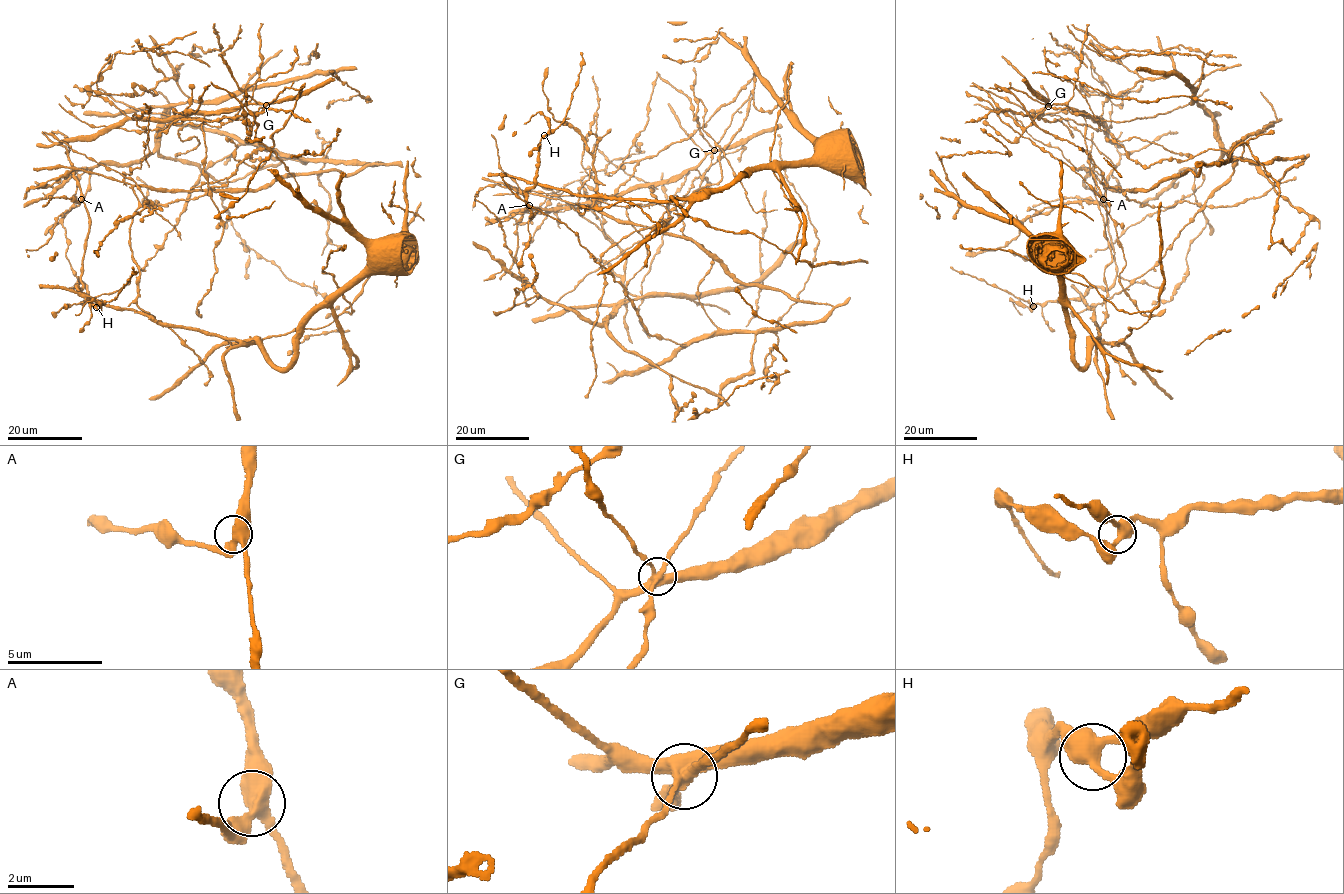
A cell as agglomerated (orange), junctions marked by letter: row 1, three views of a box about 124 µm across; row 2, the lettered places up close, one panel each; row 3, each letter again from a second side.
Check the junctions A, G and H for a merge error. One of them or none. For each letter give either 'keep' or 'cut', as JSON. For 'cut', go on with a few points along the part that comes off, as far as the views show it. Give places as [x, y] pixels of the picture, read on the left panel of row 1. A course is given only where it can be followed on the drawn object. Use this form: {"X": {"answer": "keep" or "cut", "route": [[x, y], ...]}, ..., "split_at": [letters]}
{"A": {"answer": "keep"}, "G": {"answer": "cut", "route": [[265, 105], [237, 119], [174, 117], [142, 112], [116, 102], [98, 89]]}, "H": {"answer": "keep"}, "split_at": ["G"]}

